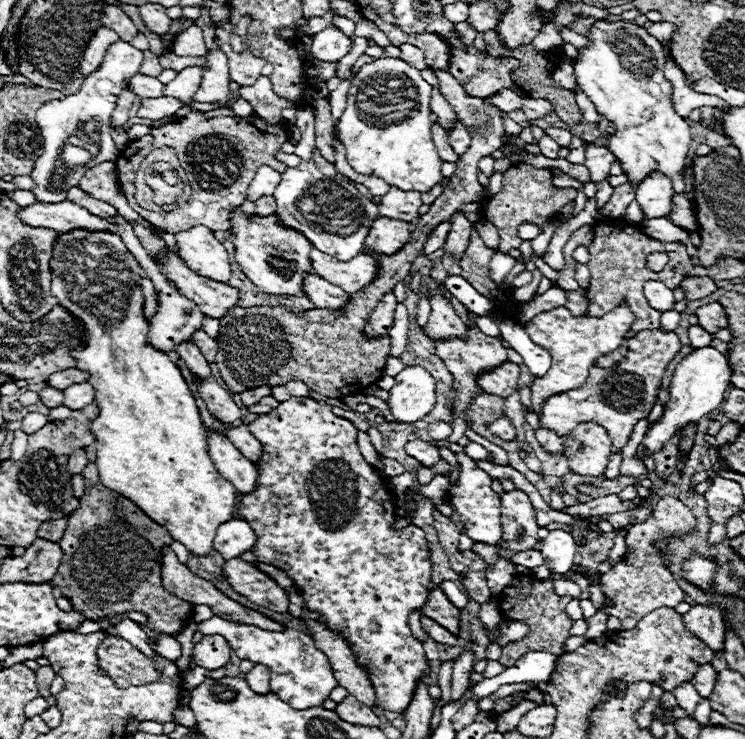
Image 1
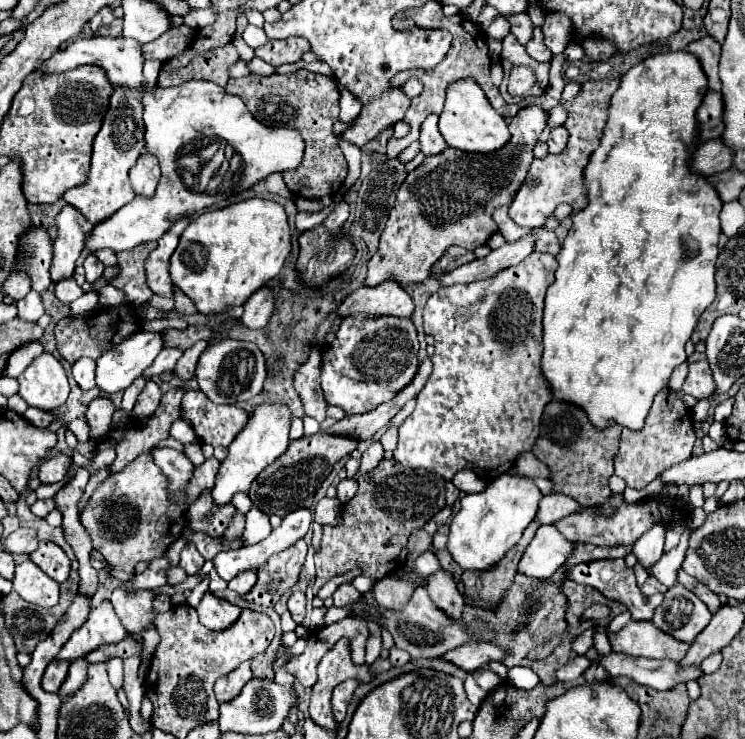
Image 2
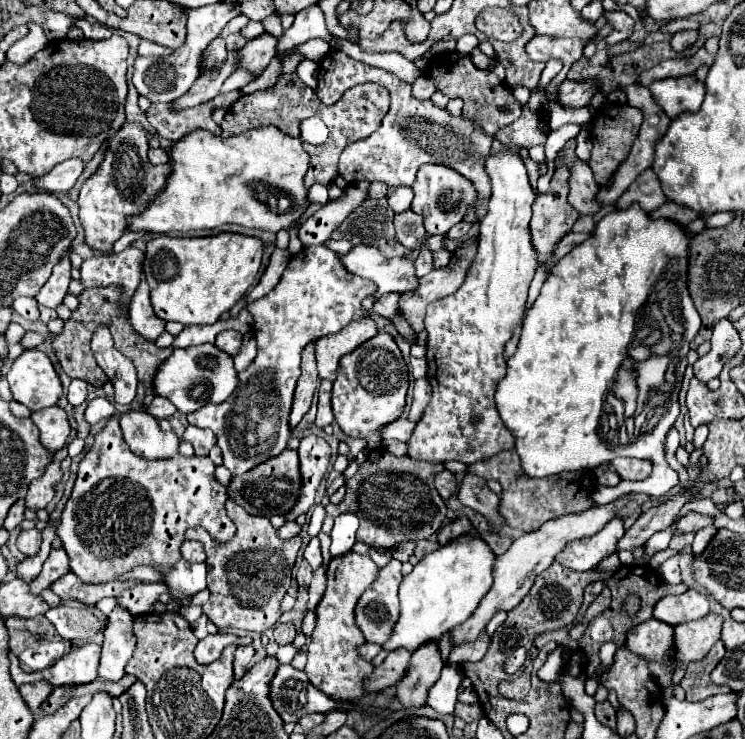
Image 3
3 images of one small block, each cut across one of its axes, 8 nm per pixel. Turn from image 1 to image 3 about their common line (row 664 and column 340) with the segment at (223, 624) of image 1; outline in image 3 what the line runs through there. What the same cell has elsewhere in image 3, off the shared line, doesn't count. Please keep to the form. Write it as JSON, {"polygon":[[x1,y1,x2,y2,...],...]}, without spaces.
{"polygon":[[310,246,290,258,272,292,248,304,258,344,256,358,240,372,238,390,234,390,226,402,210,404,188,414,188,424,214,432,216,444,224,456,224,466,232,474,244,474,286,448,290,440,288,416,300,376,300,354,304,346,318,338,332,336,350,322,368,316,368,312,362,310,362,300,374,292,374,282,350,274,340,264,336,252,324,246]]}

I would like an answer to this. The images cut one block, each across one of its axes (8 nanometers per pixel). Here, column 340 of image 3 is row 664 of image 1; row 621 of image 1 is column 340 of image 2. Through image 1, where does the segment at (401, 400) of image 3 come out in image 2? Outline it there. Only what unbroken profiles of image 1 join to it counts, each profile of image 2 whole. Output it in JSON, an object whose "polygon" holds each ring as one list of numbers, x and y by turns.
{"polygon":[[354,314,342,318,336,342,322,350,322,392,328,404,342,408,348,416,352,414,366,414,388,402,402,390,418,370,418,332,410,318,396,318,396,316,368,316,368,314]]}

